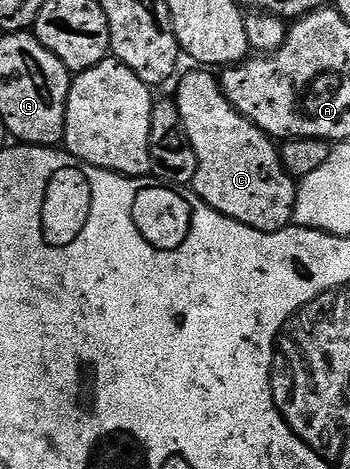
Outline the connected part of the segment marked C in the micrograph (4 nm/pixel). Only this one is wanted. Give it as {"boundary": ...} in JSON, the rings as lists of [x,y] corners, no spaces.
{"boundary":[[[195,70],[199,72],[191,72],[179,84],[179,89],[173,93],[173,99],[177,110],[181,114],[181,122],[185,122],[185,134],[189,134],[189,142],[193,146],[193,150],[197,154],[197,174],[193,181],[193,190],[207,203],[210,208],[217,210],[221,214],[225,214],[229,218],[233,218],[237,222],[241,222],[250,228],[256,228],[262,232],[276,232],[282,228],[288,227],[292,223],[295,214],[295,189],[296,181],[283,168],[283,163],[279,157],[279,148],[276,141],[268,136],[266,132],[262,132],[248,116],[243,116],[235,109],[225,98],[220,81],[210,76],[210,71]]]}

